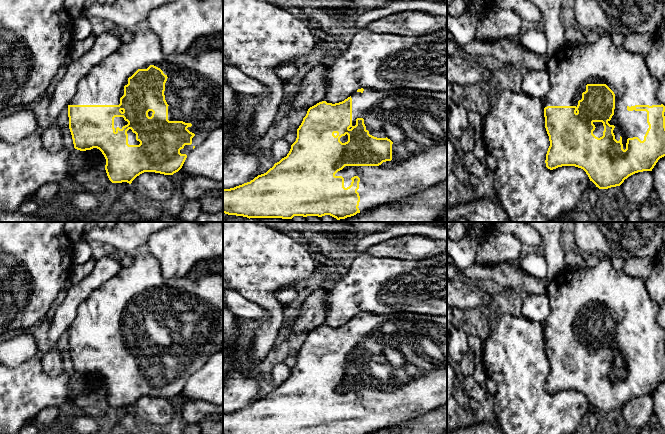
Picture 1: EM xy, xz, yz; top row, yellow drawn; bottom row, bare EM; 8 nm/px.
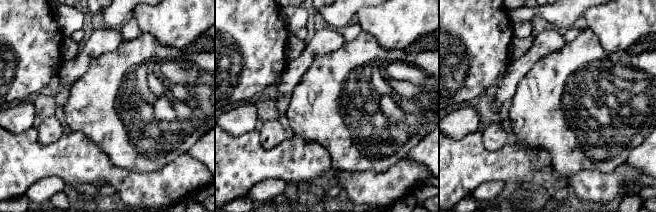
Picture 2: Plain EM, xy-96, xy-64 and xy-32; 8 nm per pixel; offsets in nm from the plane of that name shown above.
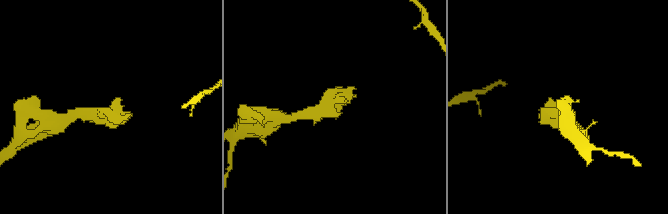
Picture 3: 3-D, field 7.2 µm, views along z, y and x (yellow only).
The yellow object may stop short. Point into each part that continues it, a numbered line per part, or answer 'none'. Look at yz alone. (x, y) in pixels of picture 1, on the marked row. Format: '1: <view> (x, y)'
1: yz (570, 69)

